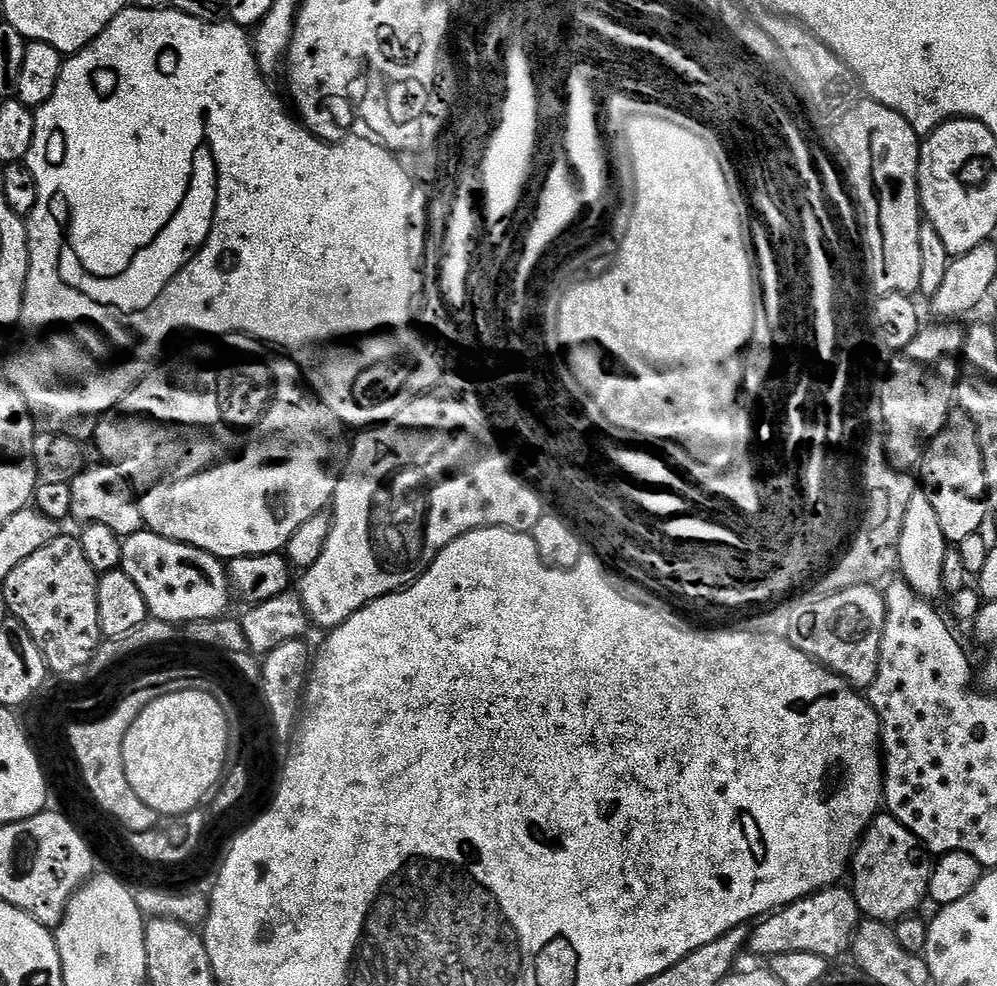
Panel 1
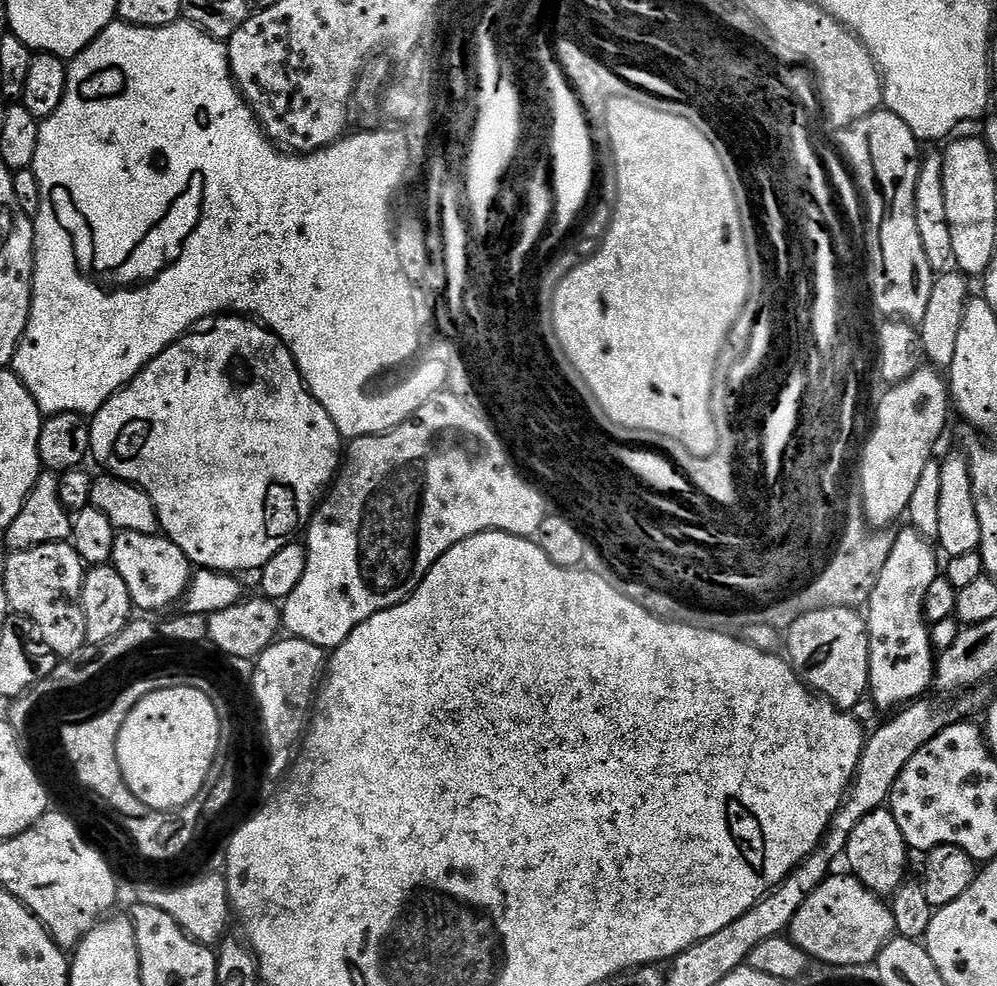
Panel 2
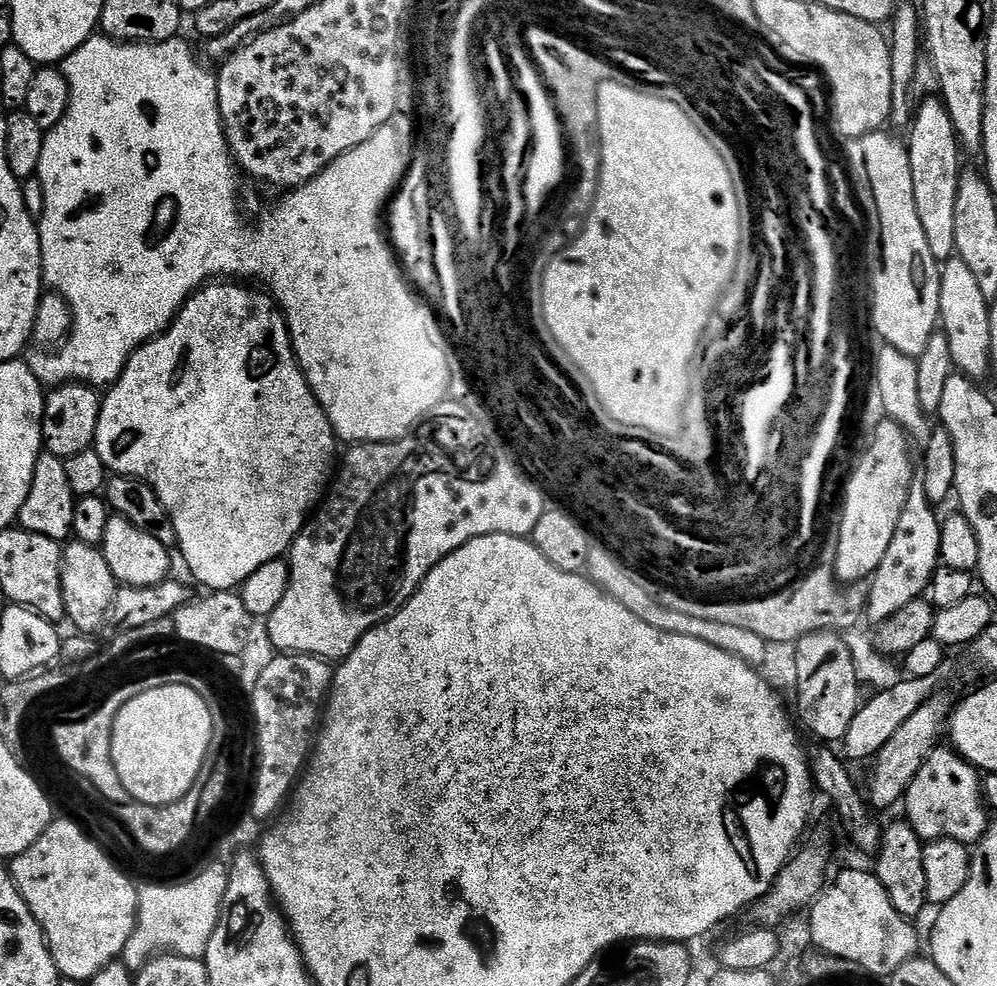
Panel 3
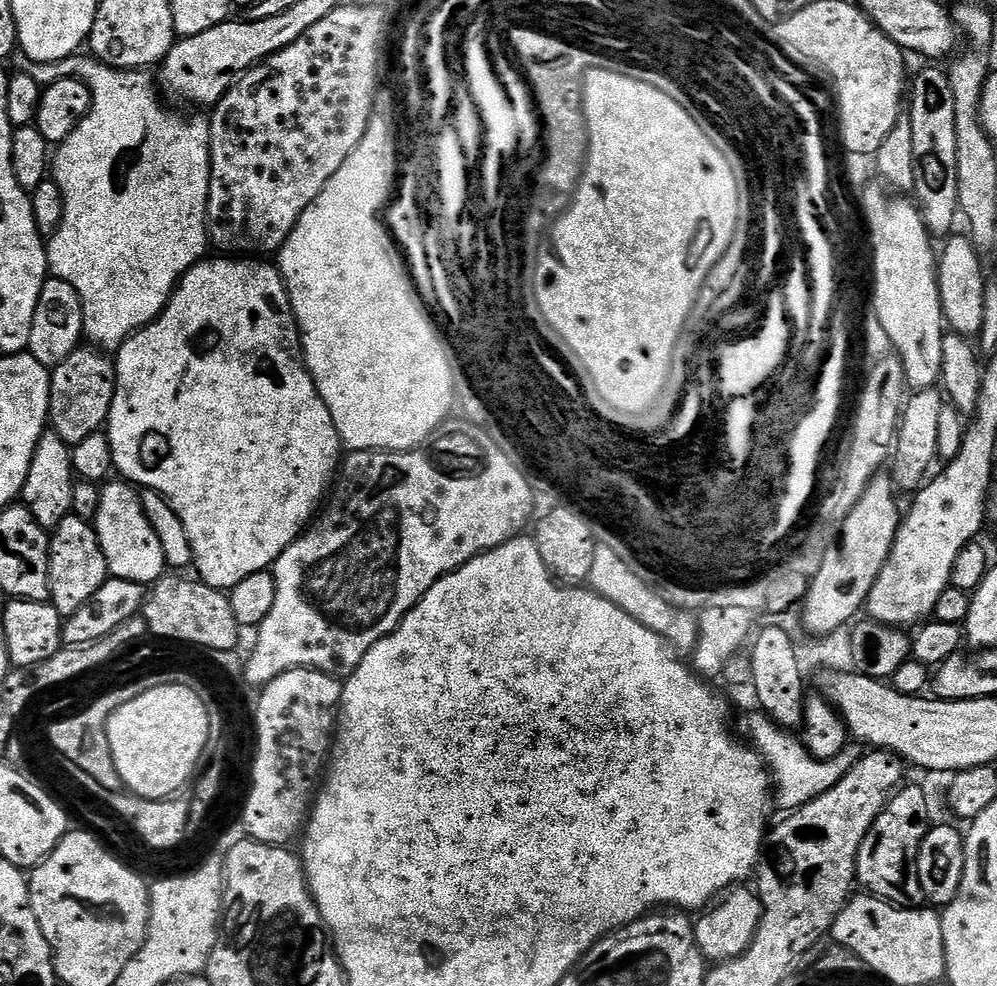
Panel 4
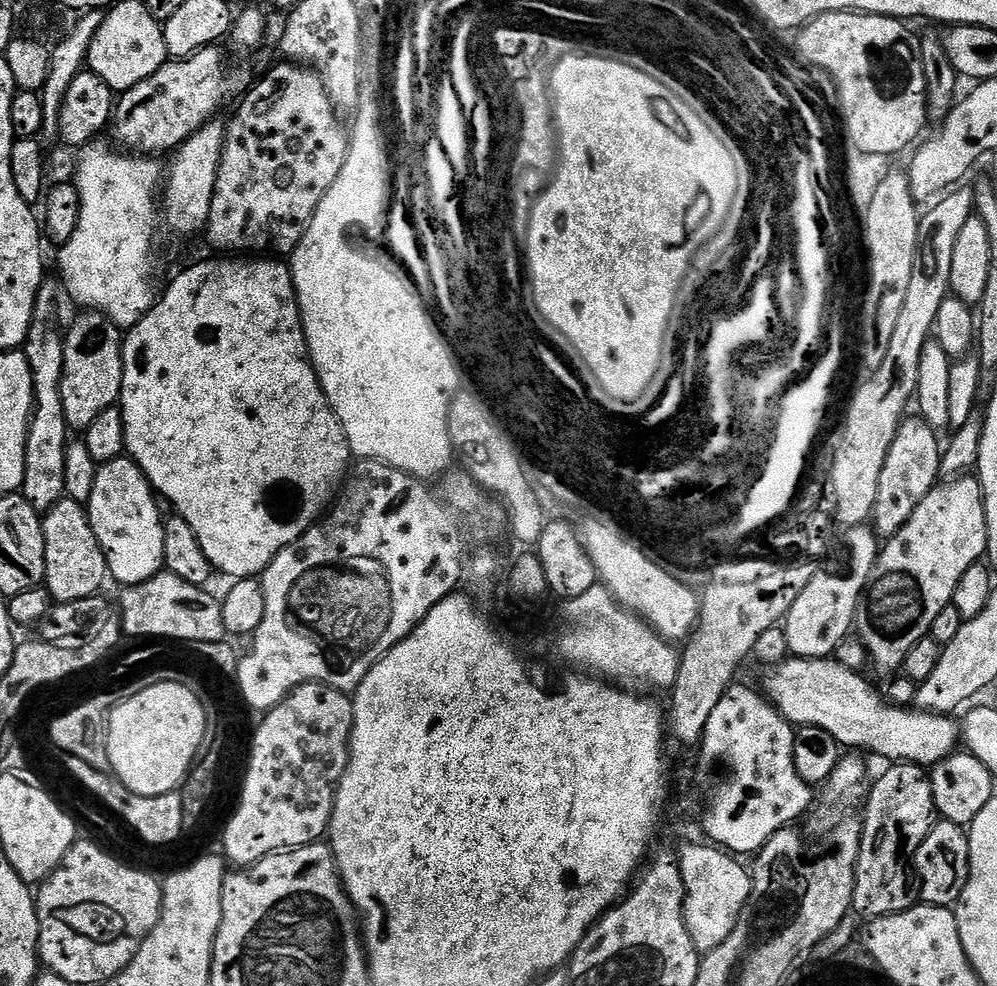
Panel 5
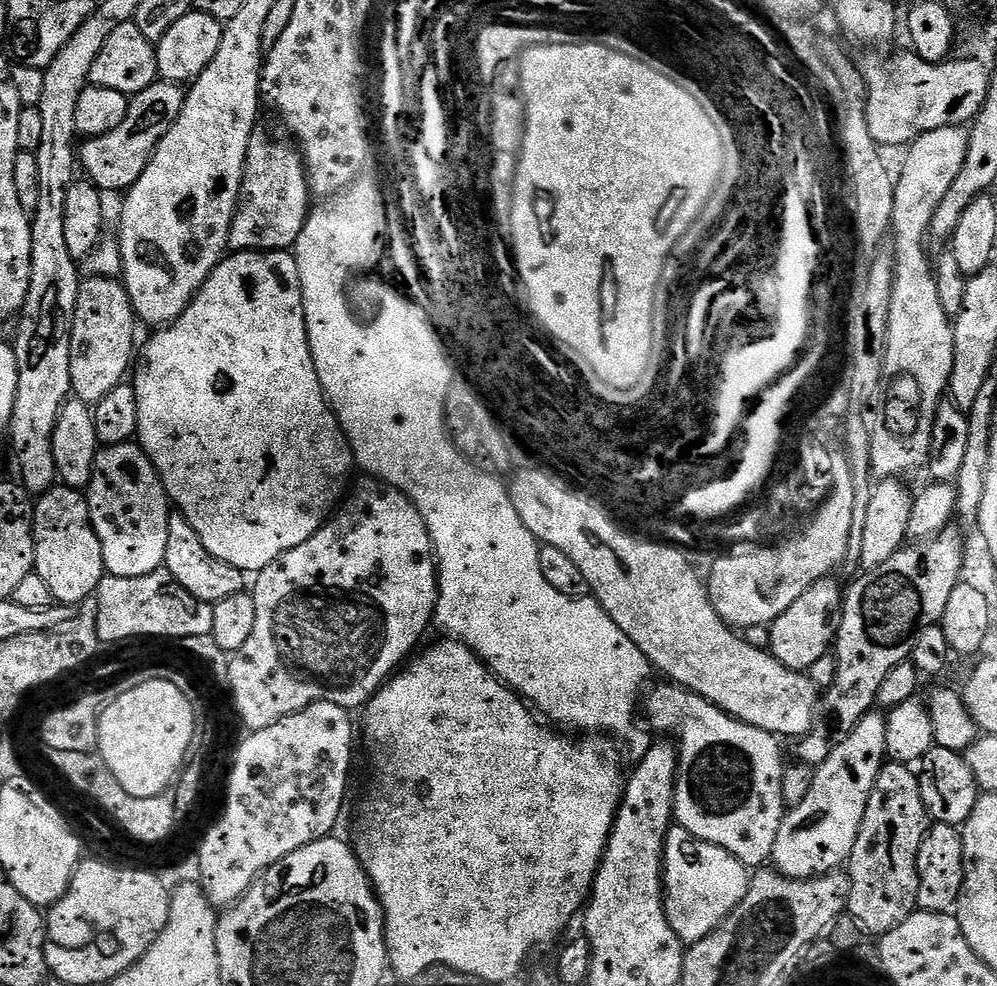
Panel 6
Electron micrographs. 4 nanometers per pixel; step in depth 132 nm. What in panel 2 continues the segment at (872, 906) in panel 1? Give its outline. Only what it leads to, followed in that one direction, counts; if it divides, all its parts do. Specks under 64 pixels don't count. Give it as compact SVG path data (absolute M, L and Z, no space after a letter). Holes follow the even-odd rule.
M887 807L866 814L866 818L854 826L854 834L850 834L848 839L846 861L852 867L849 868L851 875L881 898L891 897L904 883L909 875L908 856L910 857L908 843L902 838L902 830L898 830L898 822L894 822L894 814Z

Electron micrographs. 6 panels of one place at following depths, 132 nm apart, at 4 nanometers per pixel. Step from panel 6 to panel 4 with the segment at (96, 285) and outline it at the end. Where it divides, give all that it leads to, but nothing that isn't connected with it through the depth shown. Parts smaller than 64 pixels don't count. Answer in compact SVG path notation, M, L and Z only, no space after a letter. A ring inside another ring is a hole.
M79 346L74 349L65 361L51 369L50 375L50 406L48 407L48 419L51 431L62 438L70 446L82 442L90 434L101 431L107 425L110 406L114 402L114 390L116 389L116 365L108 360L103 351L92 346Z

